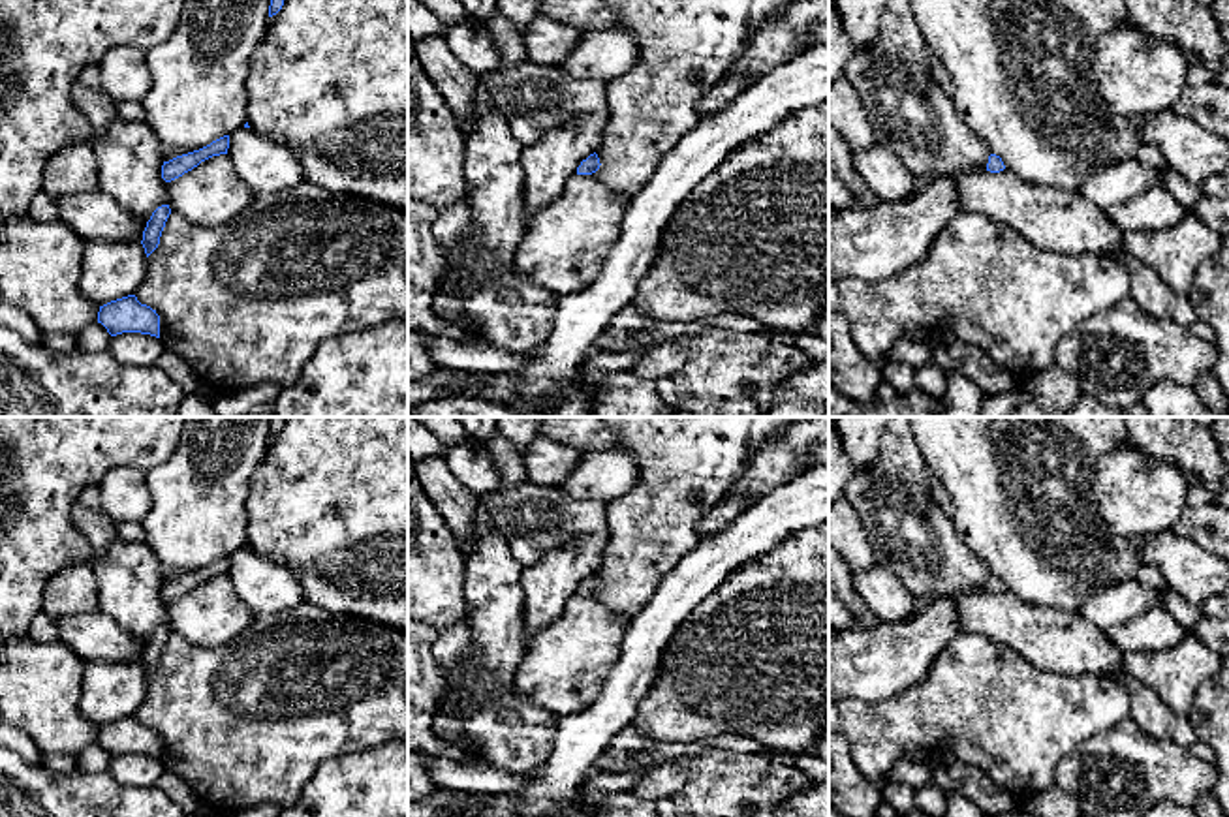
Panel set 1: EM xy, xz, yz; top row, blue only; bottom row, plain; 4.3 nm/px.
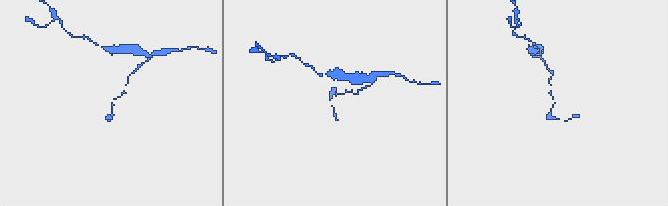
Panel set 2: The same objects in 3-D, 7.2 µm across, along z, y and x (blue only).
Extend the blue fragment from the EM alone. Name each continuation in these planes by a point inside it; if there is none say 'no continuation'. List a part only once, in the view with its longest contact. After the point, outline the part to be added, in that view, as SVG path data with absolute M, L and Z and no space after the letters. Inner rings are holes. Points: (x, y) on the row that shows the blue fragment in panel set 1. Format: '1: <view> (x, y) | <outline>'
no continuation

